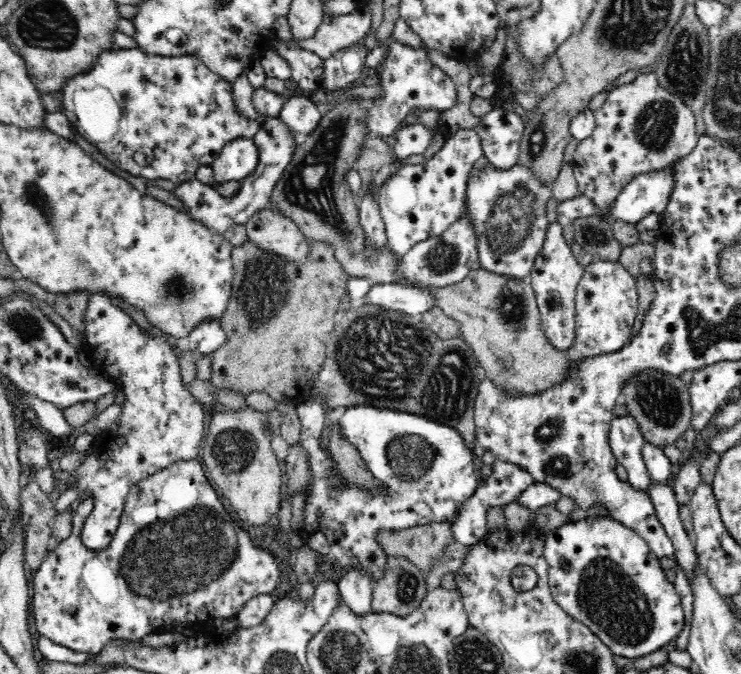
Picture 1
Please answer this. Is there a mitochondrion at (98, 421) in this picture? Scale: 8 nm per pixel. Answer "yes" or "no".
no

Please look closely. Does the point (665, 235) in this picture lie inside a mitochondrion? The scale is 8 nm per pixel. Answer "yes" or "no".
no

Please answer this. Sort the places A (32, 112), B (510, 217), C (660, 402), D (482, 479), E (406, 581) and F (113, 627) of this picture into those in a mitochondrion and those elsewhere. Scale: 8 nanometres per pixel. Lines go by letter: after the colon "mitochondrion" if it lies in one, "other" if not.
A: other
B: mitochondrion
C: mitochondrion
D: other
E: mitochondrion
F: other

